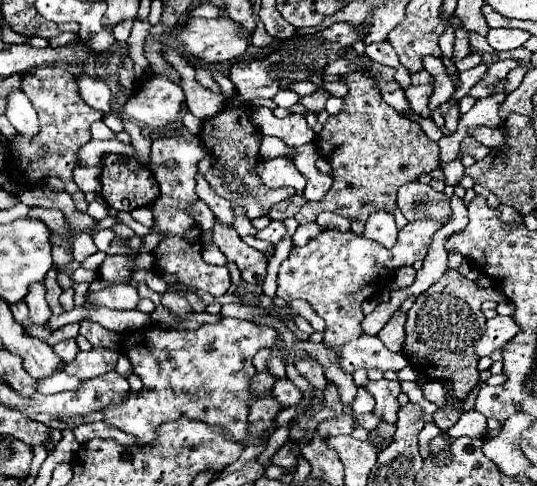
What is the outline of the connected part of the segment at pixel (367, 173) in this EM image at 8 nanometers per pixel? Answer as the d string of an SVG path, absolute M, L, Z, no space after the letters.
M354 72L352 76L346 76L344 82L350 88L350 92L346 94L346 104L340 114L326 120L324 128L320 130L320 134L316 138L316 146L320 148L320 154L324 158L330 158L330 162L334 166L334 184L322 200L306 202L298 210L298 214L294 216L298 220L298 224L314 222L316 216L324 210L336 212L350 220L366 220L372 210L380 210L380 208L392 212L396 206L398 186L402 186L406 182L414 182L414 180L418 180L420 174L428 174L440 166L438 144L432 142L414 120L400 116L392 106L388 106L380 96L378 86L374 86L374 82L366 74Z

